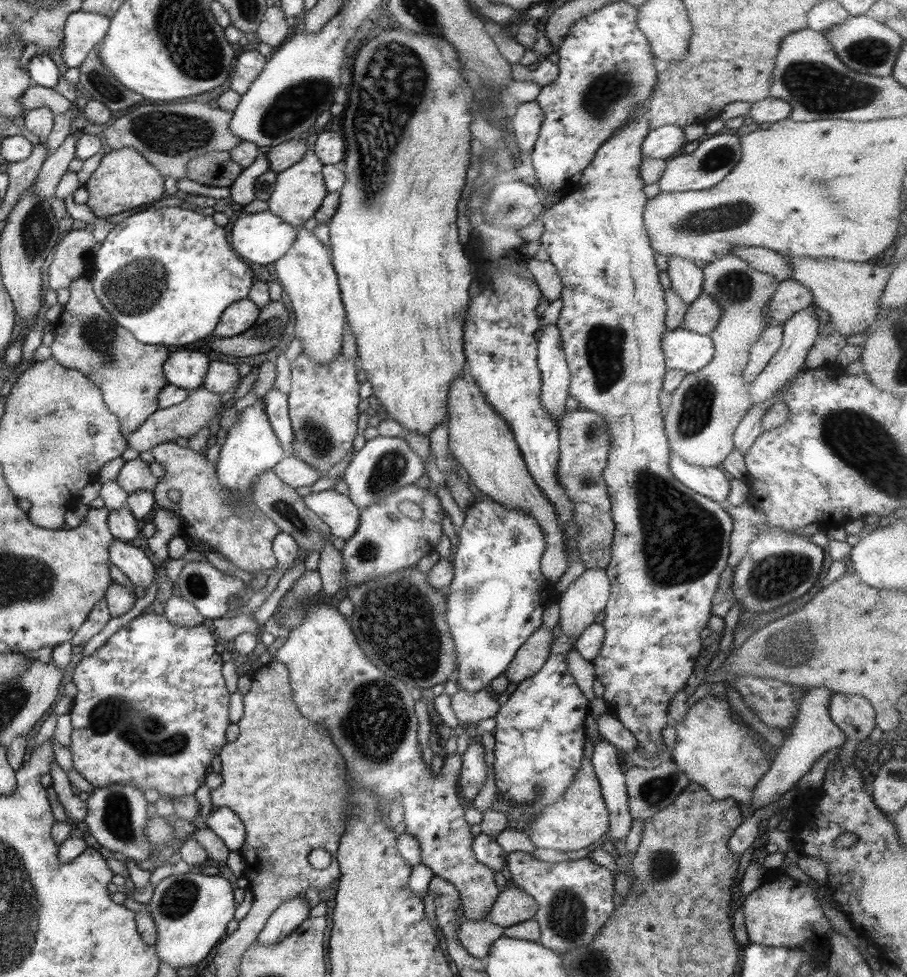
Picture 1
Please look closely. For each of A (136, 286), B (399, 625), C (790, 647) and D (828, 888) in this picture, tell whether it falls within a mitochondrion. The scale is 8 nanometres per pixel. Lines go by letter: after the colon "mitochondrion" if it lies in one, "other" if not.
A: mitochondrion
B: mitochondrion
C: mitochondrion
D: other

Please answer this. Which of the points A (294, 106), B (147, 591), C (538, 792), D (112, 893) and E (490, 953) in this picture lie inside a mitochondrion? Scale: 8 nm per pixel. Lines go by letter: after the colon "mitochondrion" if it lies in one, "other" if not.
A: mitochondrion
B: other
C: mitochondrion
D: other
E: other

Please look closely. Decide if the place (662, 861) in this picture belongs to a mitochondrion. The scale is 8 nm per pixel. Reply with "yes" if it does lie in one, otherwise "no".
yes

